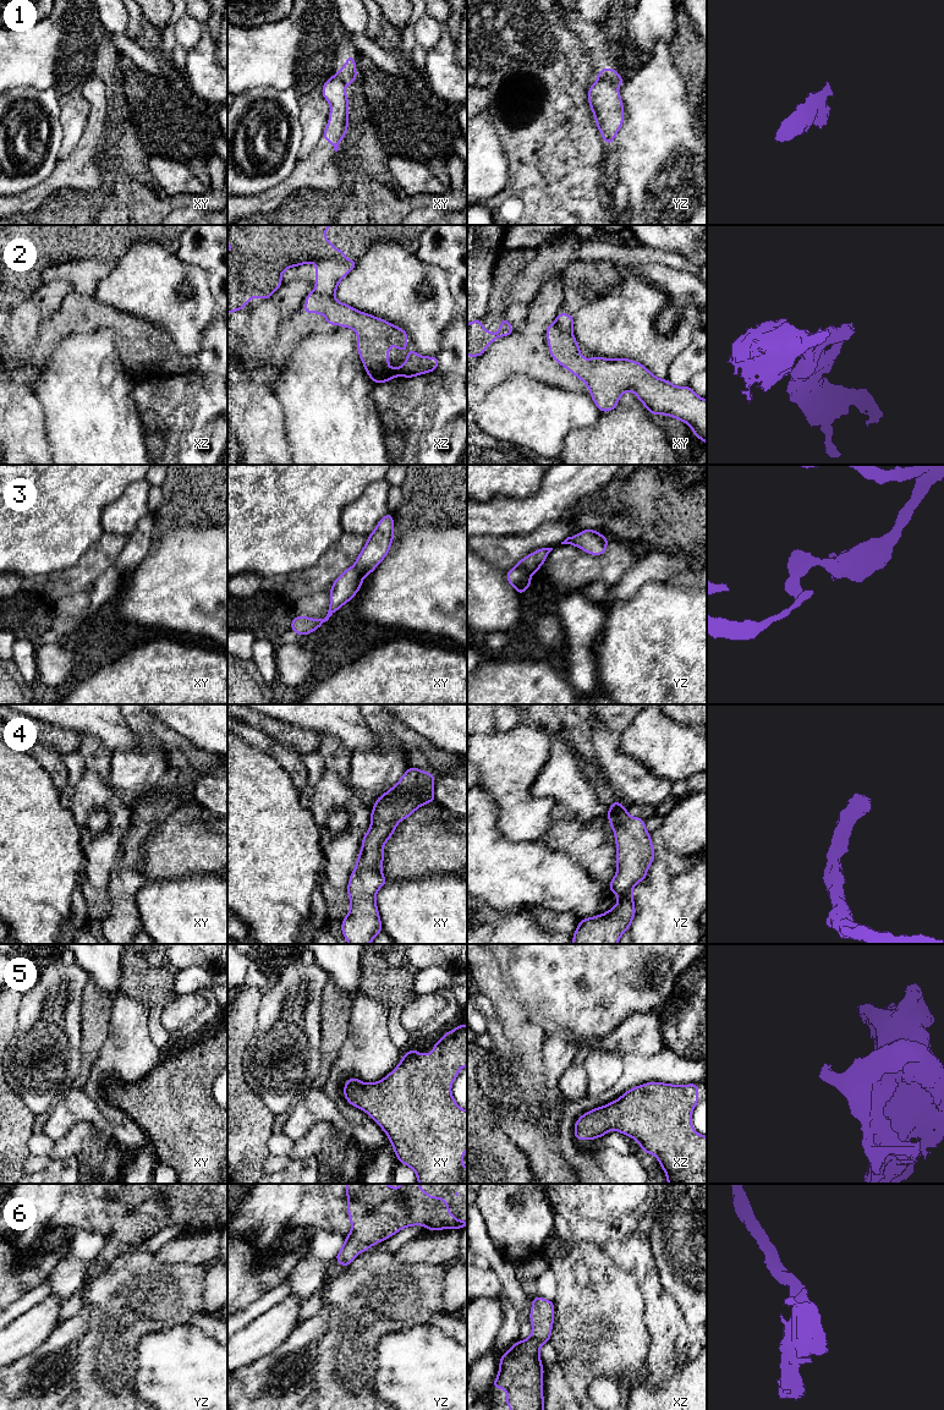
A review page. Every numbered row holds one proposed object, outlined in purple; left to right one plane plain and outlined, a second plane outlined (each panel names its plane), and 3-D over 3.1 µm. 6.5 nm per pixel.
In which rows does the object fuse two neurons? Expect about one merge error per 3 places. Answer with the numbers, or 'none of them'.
1, 2, 3

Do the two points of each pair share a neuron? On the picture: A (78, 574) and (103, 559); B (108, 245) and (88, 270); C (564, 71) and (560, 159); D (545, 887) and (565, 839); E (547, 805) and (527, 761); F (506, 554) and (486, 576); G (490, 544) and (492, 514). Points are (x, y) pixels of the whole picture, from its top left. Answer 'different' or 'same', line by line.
A: same
B: same
C: same
D: different
E: same
F: different
G: different

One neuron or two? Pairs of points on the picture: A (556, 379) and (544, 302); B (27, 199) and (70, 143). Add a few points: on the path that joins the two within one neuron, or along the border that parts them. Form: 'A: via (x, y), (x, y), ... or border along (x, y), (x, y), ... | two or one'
A: via (537, 360), (537, 322) | one
B: border along (64, 158), (66, 159) | two

